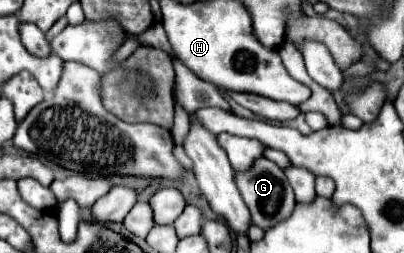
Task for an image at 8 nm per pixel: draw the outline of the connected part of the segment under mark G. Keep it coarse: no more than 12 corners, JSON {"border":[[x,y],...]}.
{"border":[[259,158],[237,174],[255,226],[269,230],[295,210],[275,162]]}

